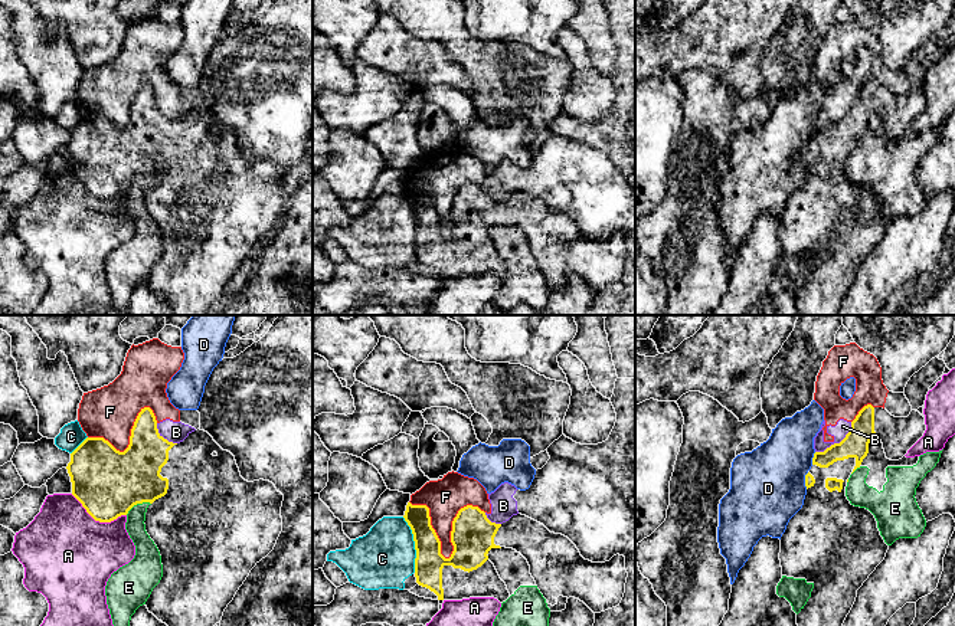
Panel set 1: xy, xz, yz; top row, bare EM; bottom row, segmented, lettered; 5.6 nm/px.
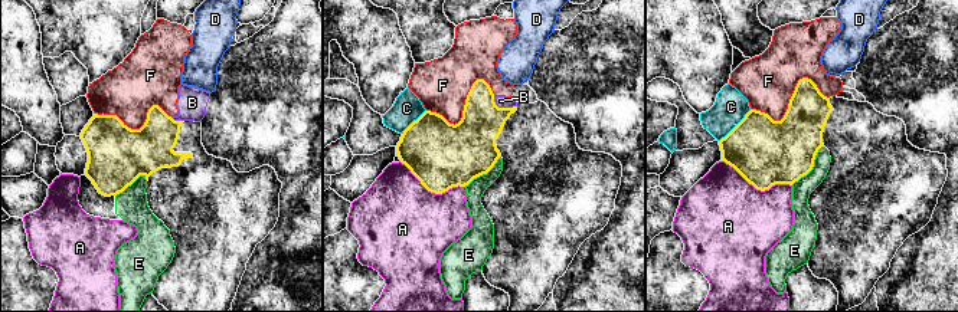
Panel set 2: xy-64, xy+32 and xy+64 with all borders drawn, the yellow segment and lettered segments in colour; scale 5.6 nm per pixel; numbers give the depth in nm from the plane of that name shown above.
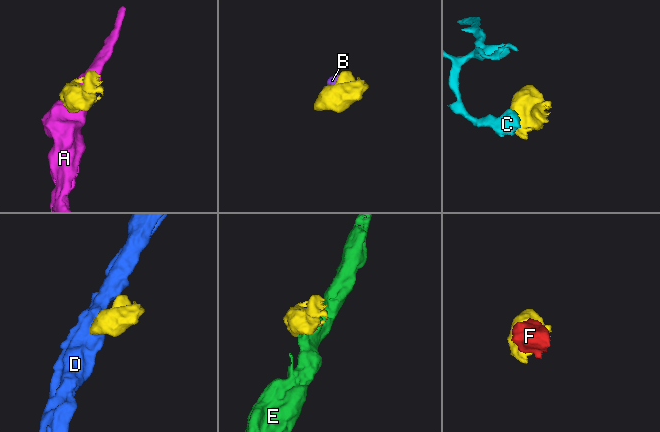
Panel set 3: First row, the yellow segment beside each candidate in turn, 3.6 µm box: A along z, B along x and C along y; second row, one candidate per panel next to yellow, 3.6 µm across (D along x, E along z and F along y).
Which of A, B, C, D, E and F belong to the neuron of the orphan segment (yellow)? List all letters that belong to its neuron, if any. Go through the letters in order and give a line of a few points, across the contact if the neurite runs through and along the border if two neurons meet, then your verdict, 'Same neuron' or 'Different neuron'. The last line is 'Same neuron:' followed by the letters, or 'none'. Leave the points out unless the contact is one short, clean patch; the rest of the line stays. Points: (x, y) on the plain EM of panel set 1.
A: Different neuron
B: Line: yz (852, 100), (850, 108), (839, 120), (815, 130). Different neuron
C: Line: xz (402, 194), (412, 212), (415, 249). Different neuron
D: Different neuron
E: Different neuron
F: Different neuron
Same neuron: none

